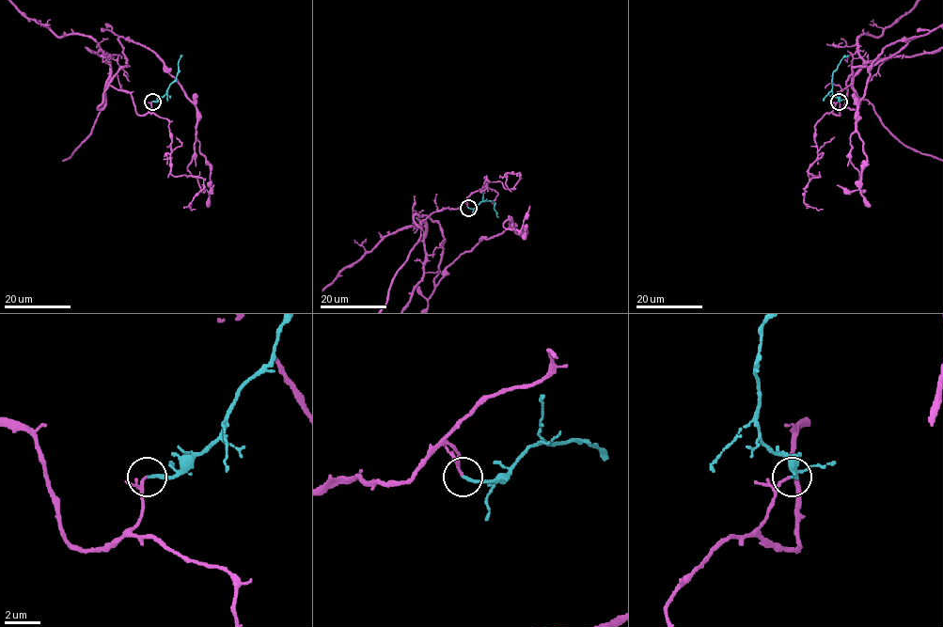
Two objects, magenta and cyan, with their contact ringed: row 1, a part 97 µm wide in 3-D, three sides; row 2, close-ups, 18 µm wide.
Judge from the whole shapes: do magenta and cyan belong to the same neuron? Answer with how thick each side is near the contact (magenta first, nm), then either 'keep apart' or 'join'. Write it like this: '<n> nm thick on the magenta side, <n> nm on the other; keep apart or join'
150 nm thick on the magenta side, 180 nm on the other; join

